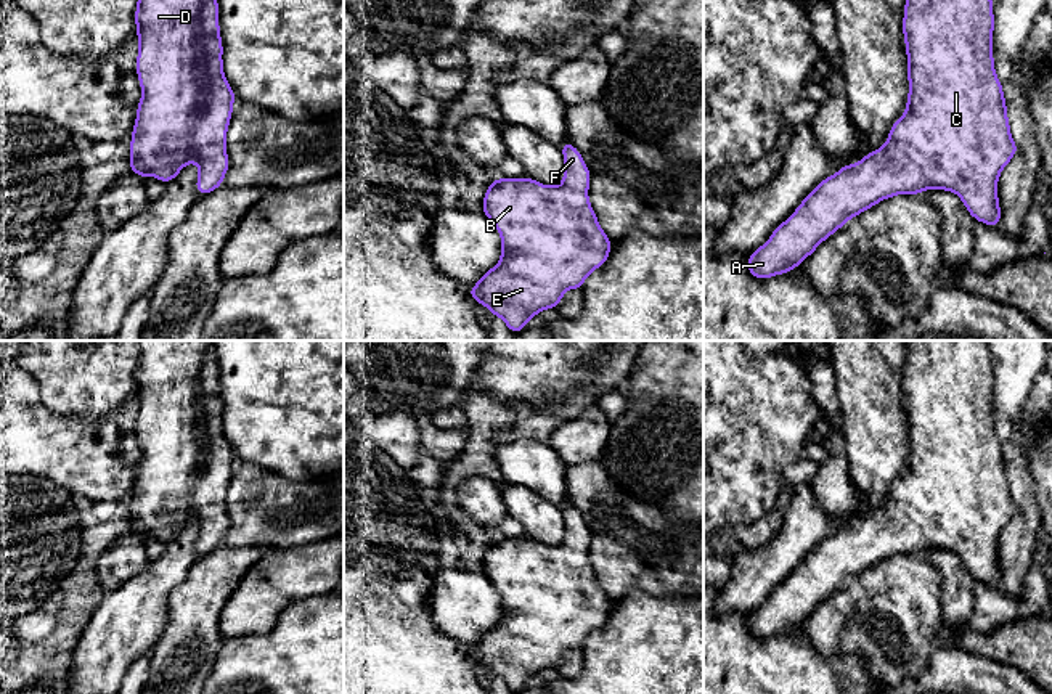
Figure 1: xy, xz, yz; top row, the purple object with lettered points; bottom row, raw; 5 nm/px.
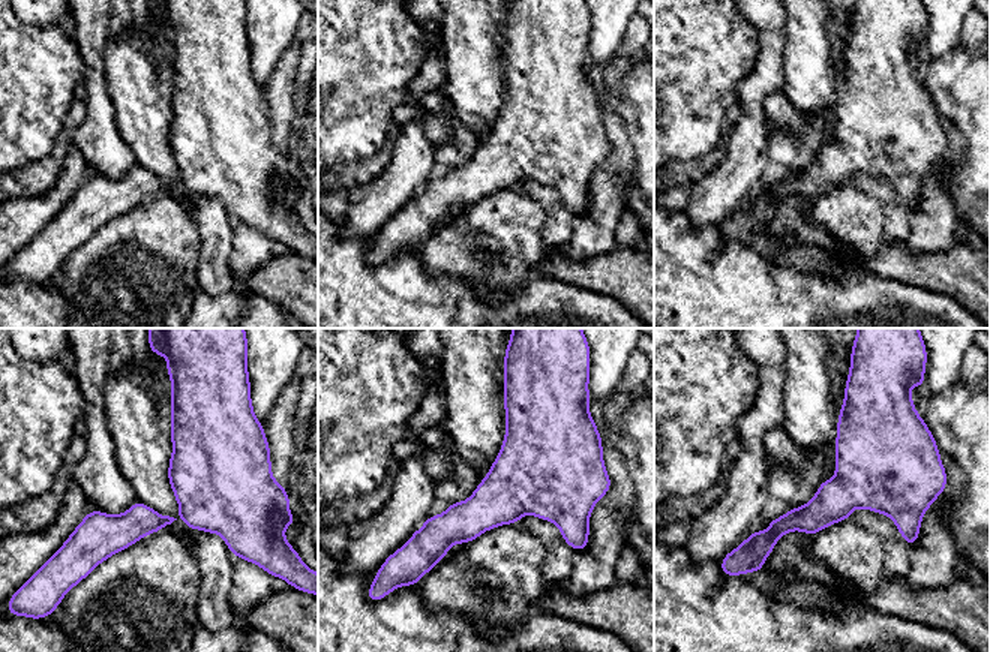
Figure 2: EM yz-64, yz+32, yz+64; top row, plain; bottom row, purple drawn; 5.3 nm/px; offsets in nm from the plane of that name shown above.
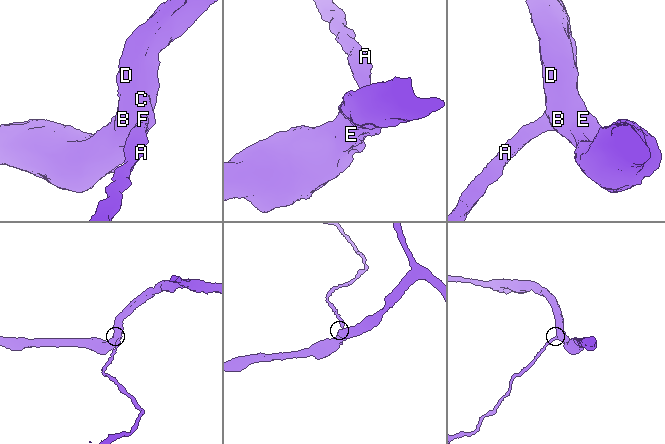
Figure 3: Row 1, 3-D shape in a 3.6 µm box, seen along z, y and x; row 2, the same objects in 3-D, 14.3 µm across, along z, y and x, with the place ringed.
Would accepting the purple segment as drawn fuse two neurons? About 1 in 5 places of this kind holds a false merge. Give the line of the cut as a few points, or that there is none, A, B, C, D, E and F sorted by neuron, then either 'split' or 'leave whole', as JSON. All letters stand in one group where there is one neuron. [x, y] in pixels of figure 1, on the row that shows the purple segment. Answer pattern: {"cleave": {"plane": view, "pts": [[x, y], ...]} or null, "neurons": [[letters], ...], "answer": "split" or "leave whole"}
{"cleave": null, "neurons": [["A", "B", "C", "D", "E", "F"]], "answer": "leave whole"}

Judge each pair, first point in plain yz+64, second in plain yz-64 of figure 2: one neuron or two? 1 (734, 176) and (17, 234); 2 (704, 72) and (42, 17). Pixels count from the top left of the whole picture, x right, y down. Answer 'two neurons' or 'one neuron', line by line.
1: one neuron
2: two neurons

